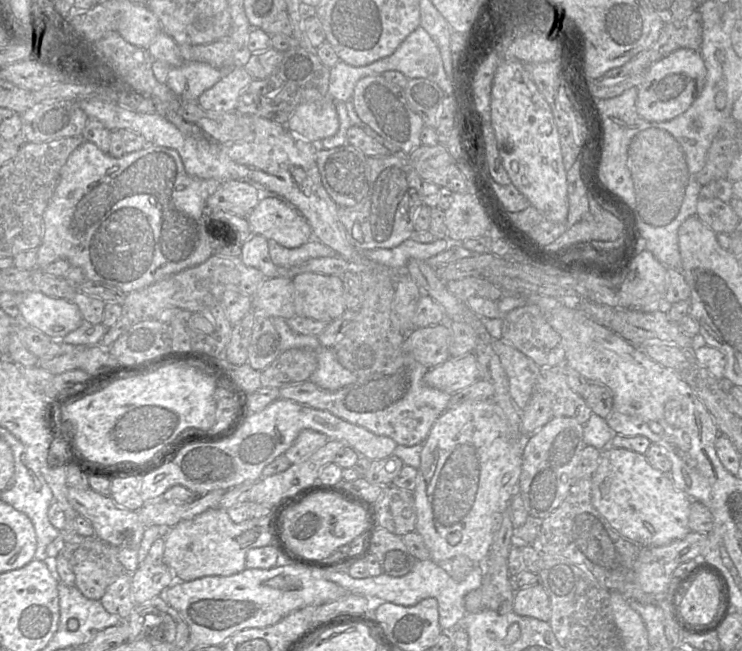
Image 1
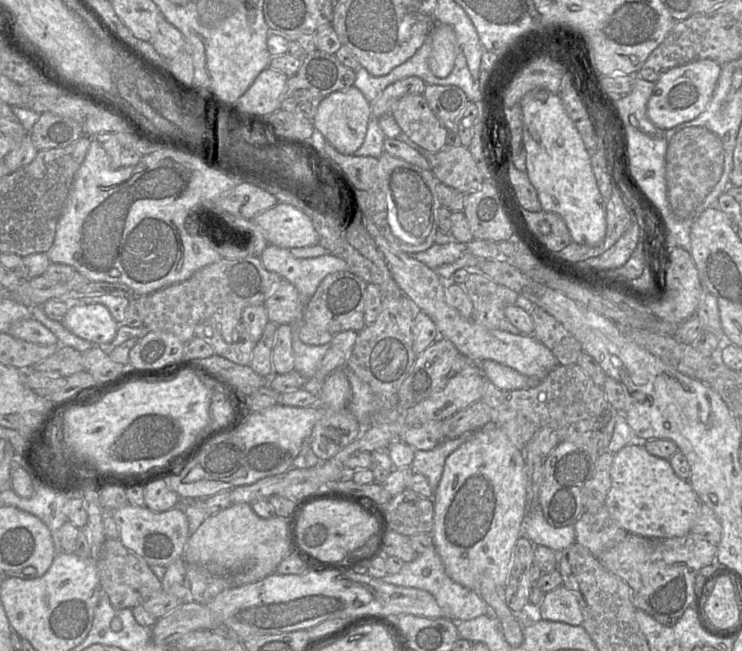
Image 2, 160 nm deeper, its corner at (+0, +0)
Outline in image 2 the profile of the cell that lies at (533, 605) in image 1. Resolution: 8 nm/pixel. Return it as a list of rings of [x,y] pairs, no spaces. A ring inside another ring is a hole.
[[[561,585],[545,593],[539,611],[542,620],[579,626],[583,622],[583,599],[579,592]]]

